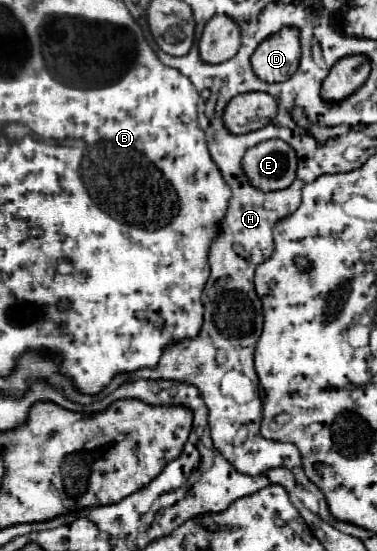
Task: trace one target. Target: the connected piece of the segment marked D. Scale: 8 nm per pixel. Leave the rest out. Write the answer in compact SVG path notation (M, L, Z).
M283 27L267 37L253 53L251 65L263 81L287 81L299 67L301 43L297 27Z

